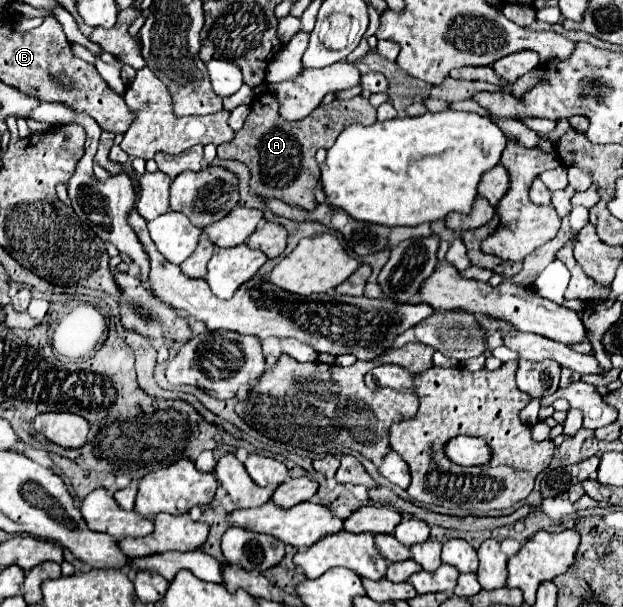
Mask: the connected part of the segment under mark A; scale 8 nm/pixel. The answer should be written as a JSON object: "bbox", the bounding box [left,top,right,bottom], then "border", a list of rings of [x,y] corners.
{"bbox":[218,92,376,210],"border":[[[268,92],[260,94],[254,98],[252,102],[252,110],[242,126],[240,132],[236,132],[234,140],[228,144],[220,144],[218,146],[218,158],[220,160],[240,160],[242,164],[246,164],[250,168],[250,190],[258,196],[266,196],[266,198],[278,198],[290,206],[298,206],[302,210],[312,210],[316,208],[316,200],[314,200],[314,188],[320,180],[320,168],[316,164],[314,154],[324,148],[328,150],[334,140],[338,138],[338,134],[350,126],[350,124],[374,124],[376,122],[376,108],[362,96],[350,98],[350,100],[334,100],[330,104],[320,104],[308,118],[298,120],[298,122],[288,122],[278,114],[278,104],[276,98],[270,96]]]}

